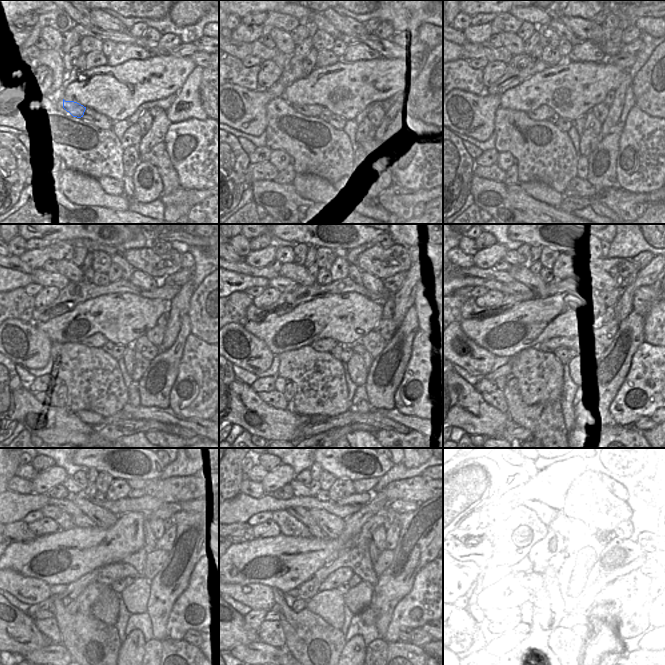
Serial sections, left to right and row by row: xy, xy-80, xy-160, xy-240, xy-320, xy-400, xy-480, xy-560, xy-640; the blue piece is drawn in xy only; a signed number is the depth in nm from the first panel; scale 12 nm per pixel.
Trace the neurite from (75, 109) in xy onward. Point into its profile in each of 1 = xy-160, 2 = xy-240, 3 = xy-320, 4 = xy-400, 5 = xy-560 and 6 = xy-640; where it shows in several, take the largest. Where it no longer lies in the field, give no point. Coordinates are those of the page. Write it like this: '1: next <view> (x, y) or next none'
1: next xy-160 (543, 113)
2: next xy-240 (98, 340)
3: next xy-320 (325, 345)
4: next xy-400 (549, 346)
5: next xy-560 (340, 576)
6: next xy-640 (566, 580)

